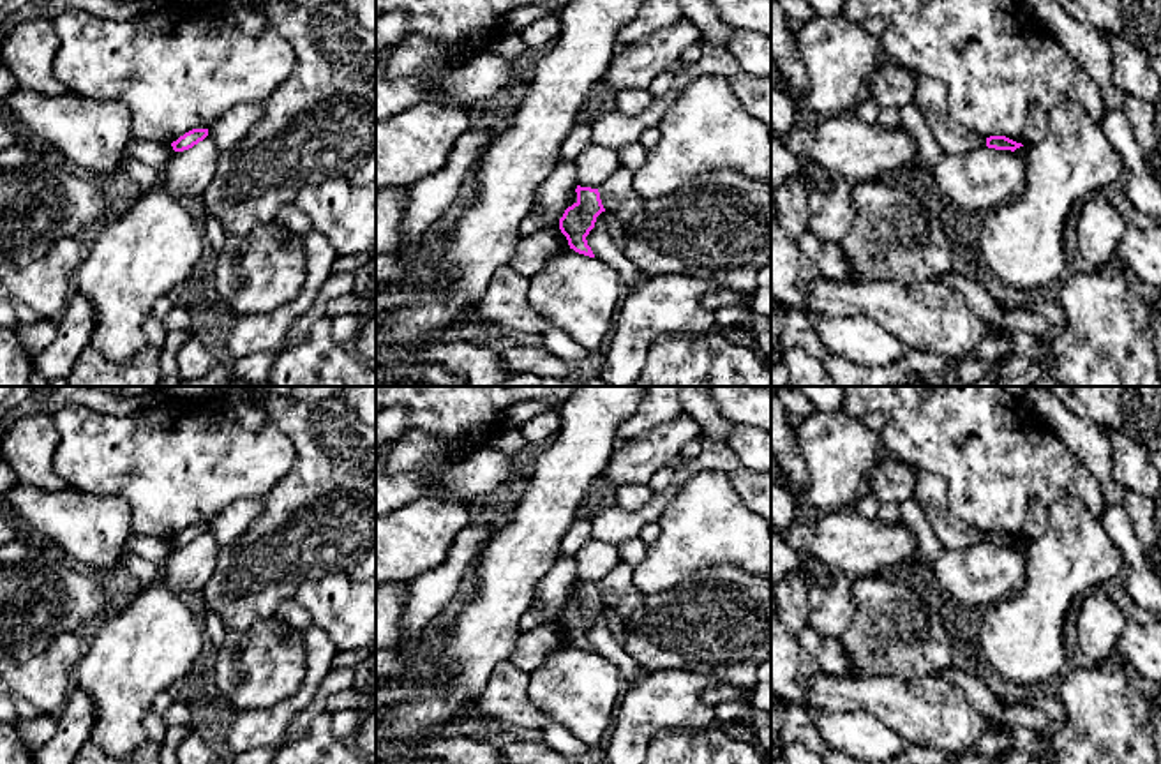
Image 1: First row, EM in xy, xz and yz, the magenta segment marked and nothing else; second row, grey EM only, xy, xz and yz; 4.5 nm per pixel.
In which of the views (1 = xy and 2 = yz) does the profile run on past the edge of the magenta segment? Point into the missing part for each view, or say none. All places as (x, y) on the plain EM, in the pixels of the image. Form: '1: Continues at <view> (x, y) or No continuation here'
1: No continuation here
2: No continuation here

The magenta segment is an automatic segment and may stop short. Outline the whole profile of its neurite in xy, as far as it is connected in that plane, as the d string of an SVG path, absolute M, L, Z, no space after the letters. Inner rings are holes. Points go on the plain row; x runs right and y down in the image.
M192 524L171 538L175 547L184 547L198 540L208 531L208 524Z

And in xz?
M577 580L577 596L568 602L559 614L559 625L566 632L570 644L595 653L586 632L595 623L596 612L605 607L598 584Z

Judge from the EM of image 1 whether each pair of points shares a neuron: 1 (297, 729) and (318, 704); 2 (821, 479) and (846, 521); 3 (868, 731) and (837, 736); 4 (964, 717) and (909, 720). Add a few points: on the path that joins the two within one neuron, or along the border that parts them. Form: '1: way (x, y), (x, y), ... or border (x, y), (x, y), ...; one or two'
1: way (300, 724), (313, 710); one
2: border (851, 505), (821, 514); two
3: way (861, 733), (844, 733); one
4: way (950, 717), (923, 717); one

